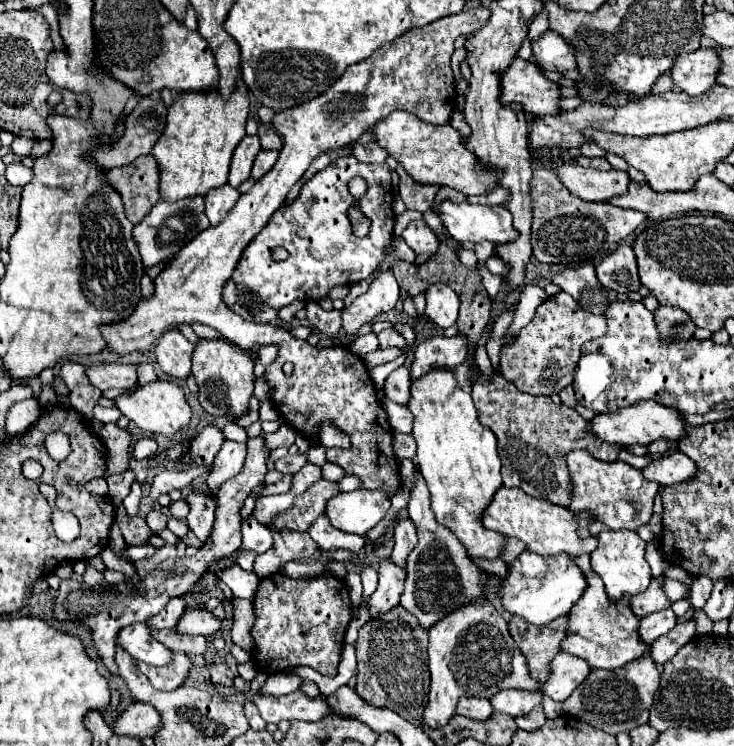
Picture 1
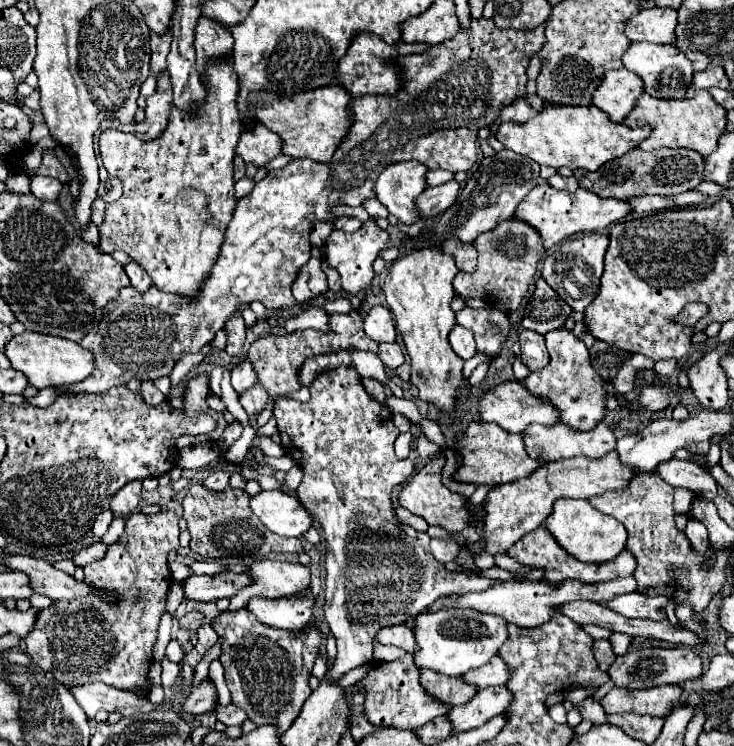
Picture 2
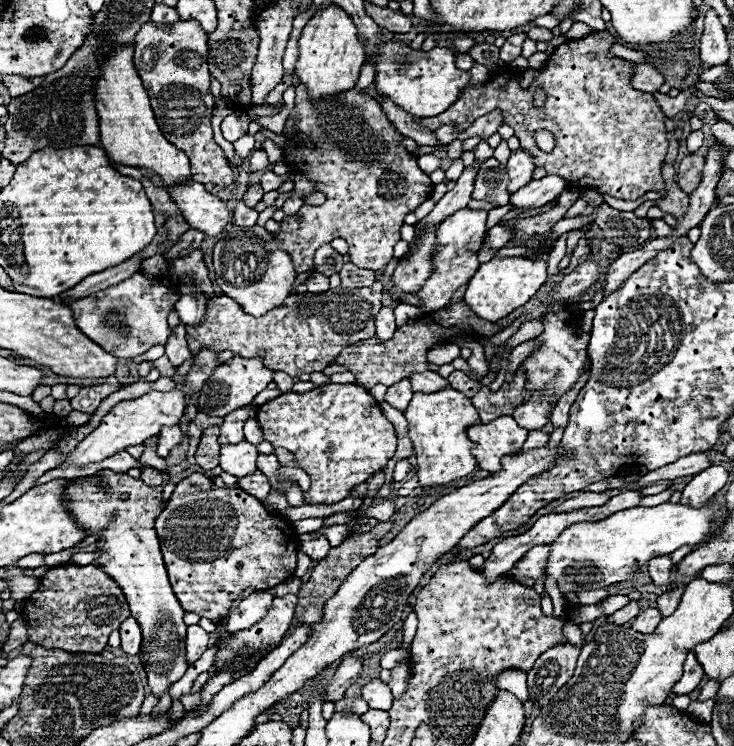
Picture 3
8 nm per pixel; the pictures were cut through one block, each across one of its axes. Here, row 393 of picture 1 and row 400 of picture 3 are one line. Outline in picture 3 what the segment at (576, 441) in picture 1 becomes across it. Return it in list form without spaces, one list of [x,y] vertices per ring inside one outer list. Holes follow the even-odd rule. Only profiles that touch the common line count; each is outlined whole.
[[[520,368],[514,376],[514,380],[510,384],[504,384],[498,392],[490,392],[486,386],[472,398],[472,404],[476,406],[476,410],[480,412],[482,422],[494,420],[496,416],[510,416],[516,408],[516,404],[524,402],[522,398],[522,390],[526,384],[526,376],[524,370]]]

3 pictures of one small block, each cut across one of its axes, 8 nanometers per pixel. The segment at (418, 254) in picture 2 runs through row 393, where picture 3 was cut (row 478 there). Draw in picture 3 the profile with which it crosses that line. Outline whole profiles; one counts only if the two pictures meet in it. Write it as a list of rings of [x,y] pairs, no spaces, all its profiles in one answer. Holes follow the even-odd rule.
[[[446,388],[432,394],[414,394],[410,406],[406,408],[410,440],[416,452],[418,464],[418,484],[448,484],[462,476],[468,476],[476,468],[476,458],[472,456],[474,444],[468,440],[468,428],[480,422],[476,408],[470,398],[454,388]]]

